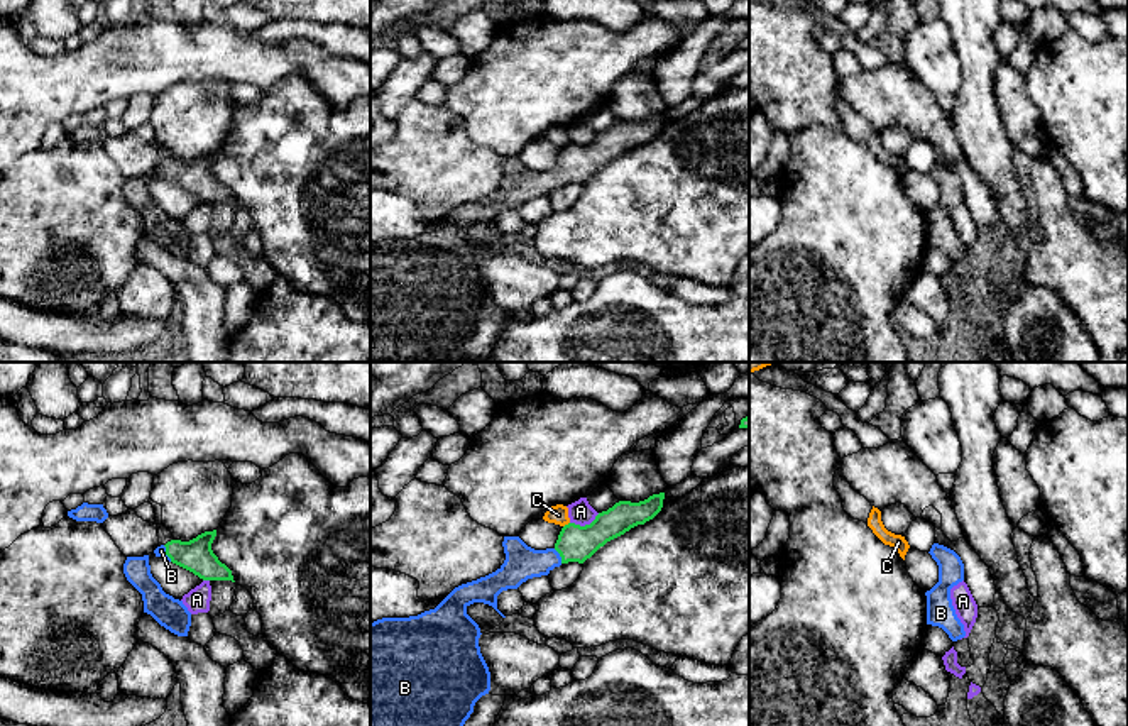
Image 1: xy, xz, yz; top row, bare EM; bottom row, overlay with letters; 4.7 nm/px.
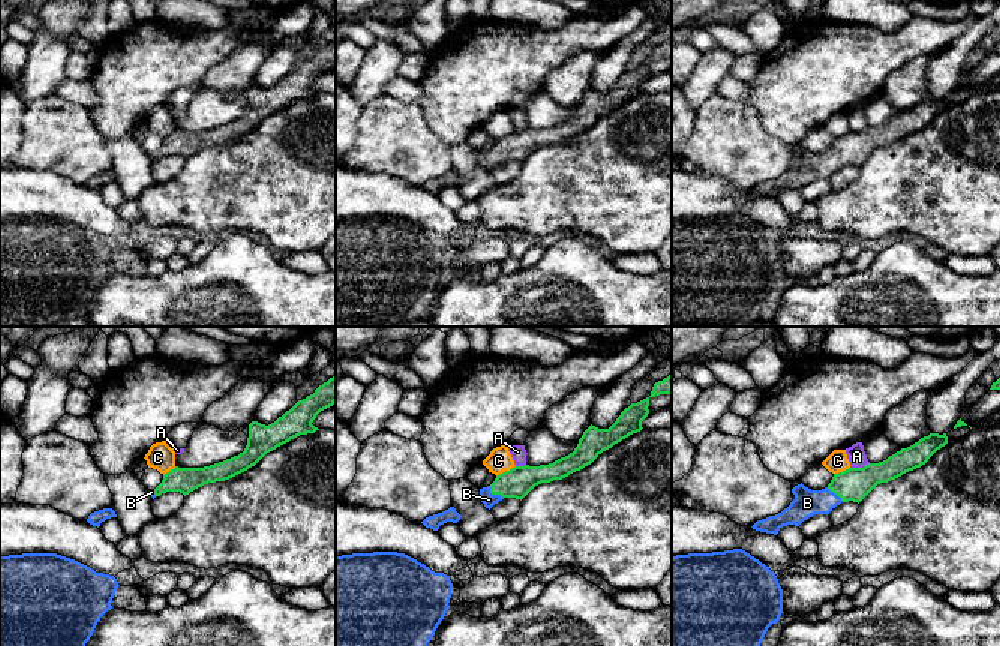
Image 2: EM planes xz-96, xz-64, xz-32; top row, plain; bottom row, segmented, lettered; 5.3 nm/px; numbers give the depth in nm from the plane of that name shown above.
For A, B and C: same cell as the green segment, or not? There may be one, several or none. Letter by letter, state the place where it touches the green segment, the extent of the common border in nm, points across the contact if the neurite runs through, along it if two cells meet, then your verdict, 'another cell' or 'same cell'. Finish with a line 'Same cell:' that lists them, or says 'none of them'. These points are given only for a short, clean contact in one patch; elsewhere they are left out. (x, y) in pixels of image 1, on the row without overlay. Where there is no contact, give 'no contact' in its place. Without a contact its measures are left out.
A: contact xz (585, 146); length 150 nm; border xz (599, 134), (589, 144), (570, 144); another cell
B: contact xz (560, 176); length 80 nm; way xz (575, 164), (560, 176), (540, 183), (523, 183); same cell
C: contact xz (565, 146); length 40 nm; border xz (569, 142), (564, 148); another cell
Same cell: B

